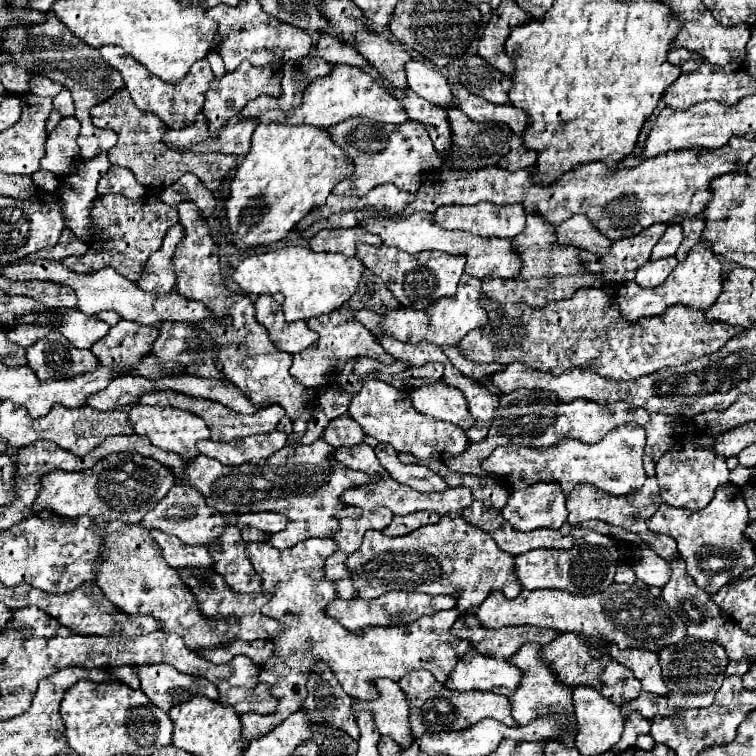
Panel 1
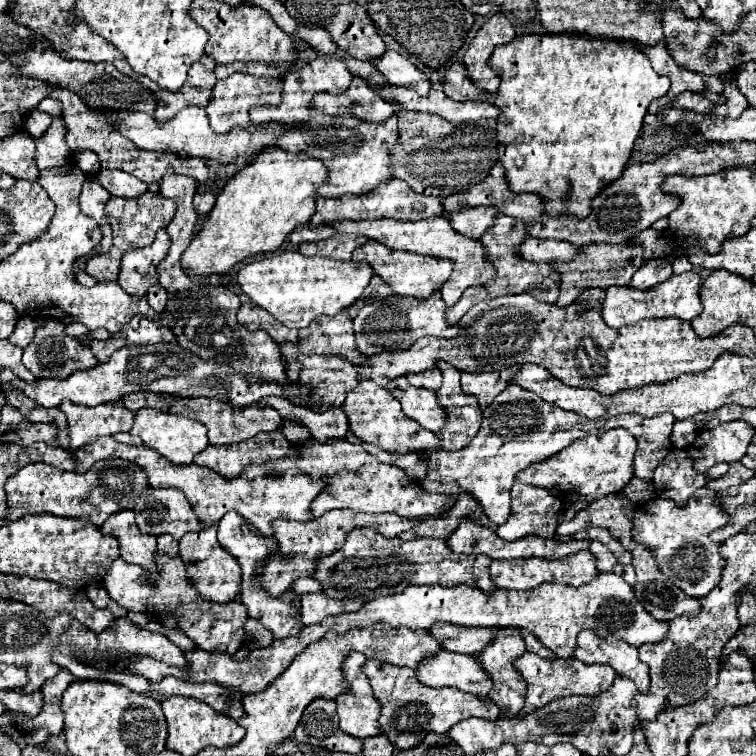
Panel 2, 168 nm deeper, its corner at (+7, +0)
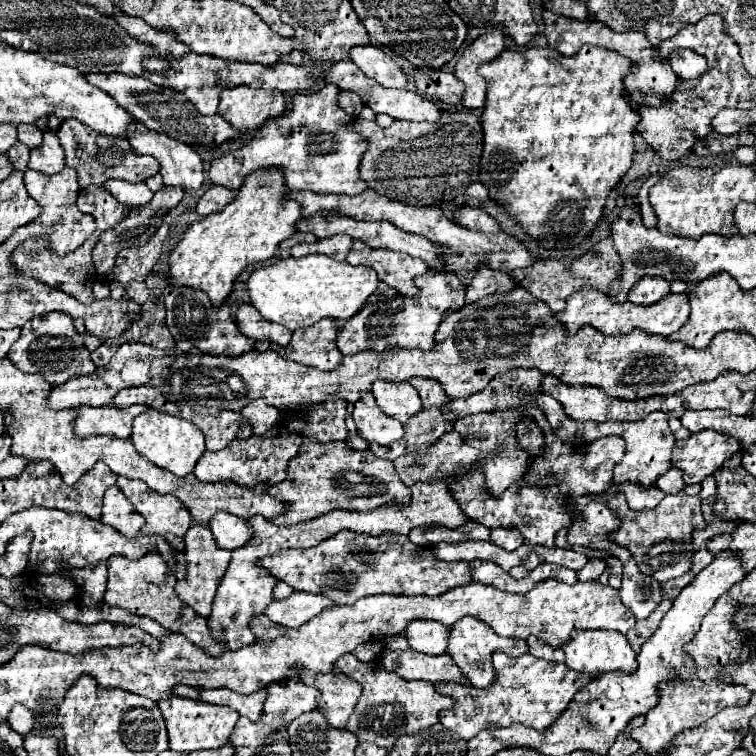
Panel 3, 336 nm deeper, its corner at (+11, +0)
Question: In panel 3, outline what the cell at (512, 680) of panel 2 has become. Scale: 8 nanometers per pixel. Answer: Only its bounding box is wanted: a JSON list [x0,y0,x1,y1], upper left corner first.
[446,617,526,689]

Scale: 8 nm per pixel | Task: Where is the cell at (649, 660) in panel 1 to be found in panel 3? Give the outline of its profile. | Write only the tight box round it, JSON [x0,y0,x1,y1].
[562,631,636,677]

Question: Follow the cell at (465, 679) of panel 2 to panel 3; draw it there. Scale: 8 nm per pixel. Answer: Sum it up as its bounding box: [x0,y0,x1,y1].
[380,649,468,685]

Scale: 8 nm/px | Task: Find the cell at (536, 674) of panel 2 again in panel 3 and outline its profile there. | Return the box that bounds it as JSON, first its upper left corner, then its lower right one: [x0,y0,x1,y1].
[434,653,592,739]

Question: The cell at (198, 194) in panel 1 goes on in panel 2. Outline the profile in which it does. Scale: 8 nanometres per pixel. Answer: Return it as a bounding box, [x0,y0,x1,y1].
[194,191,216,215]

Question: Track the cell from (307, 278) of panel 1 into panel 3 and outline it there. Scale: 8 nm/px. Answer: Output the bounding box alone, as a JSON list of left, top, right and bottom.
[248,255,380,331]

